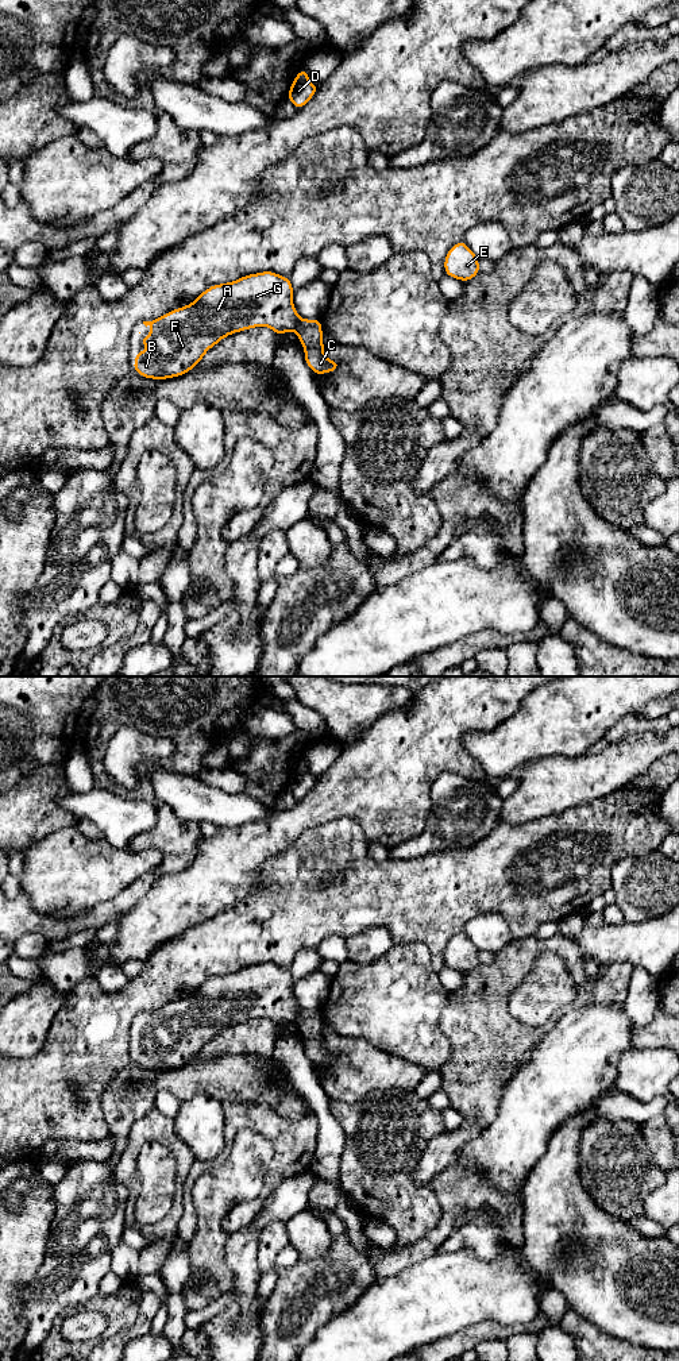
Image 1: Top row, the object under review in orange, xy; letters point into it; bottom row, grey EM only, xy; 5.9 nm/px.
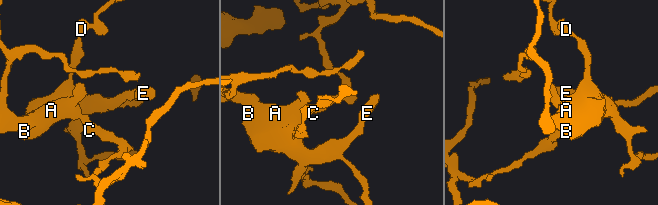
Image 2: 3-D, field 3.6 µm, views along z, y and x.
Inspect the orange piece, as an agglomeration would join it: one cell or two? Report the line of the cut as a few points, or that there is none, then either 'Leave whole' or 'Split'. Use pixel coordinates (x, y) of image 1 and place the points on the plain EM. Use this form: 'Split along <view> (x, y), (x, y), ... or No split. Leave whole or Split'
Split along xy (300, 1010), (294, 1020). Split

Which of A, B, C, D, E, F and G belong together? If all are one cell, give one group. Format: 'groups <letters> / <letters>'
groups A B D E F G / C

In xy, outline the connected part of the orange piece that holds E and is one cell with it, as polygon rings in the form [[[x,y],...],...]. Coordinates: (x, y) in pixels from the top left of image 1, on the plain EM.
[[[462,932],[448,941],[444,961],[445,967],[467,973],[479,965],[479,951]]]

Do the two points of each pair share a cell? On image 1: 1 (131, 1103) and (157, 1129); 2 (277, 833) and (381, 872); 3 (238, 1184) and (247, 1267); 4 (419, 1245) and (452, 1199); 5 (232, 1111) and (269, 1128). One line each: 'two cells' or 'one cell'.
1: two cells
2: two cells
3: two cells
4: one cell
5: one cell

